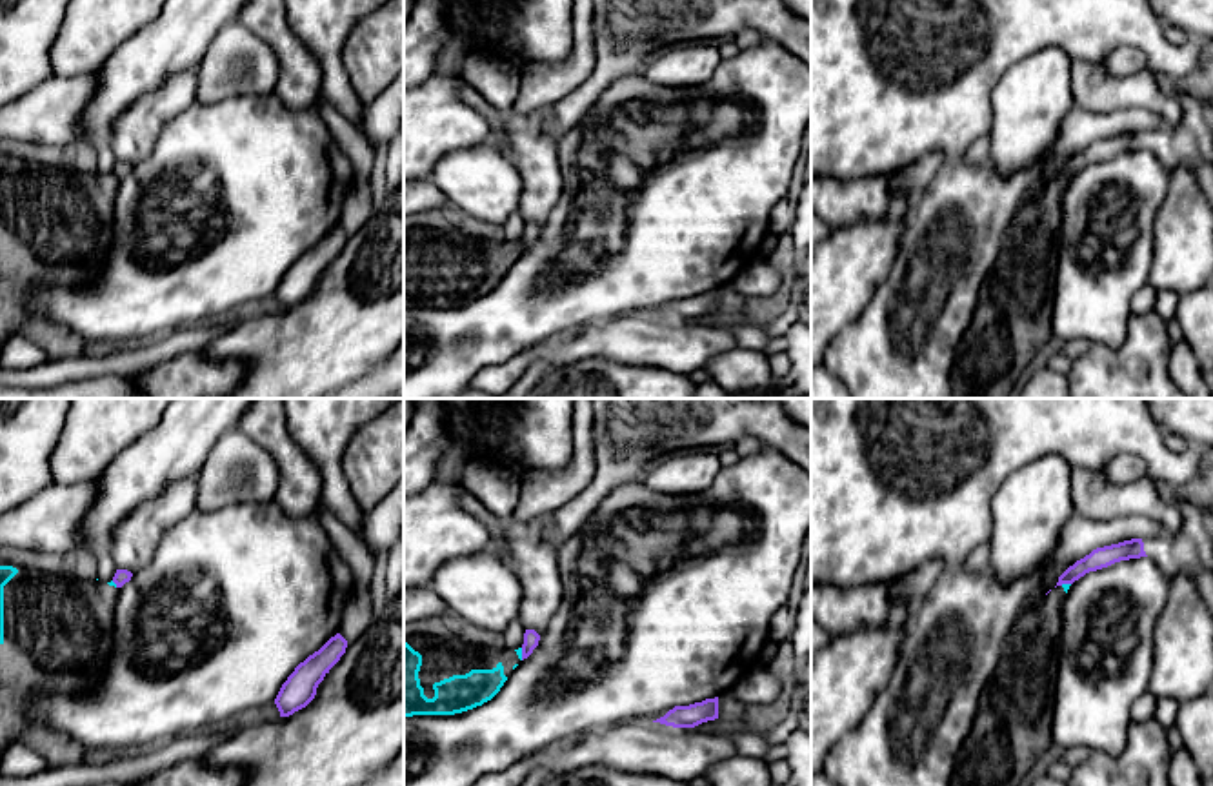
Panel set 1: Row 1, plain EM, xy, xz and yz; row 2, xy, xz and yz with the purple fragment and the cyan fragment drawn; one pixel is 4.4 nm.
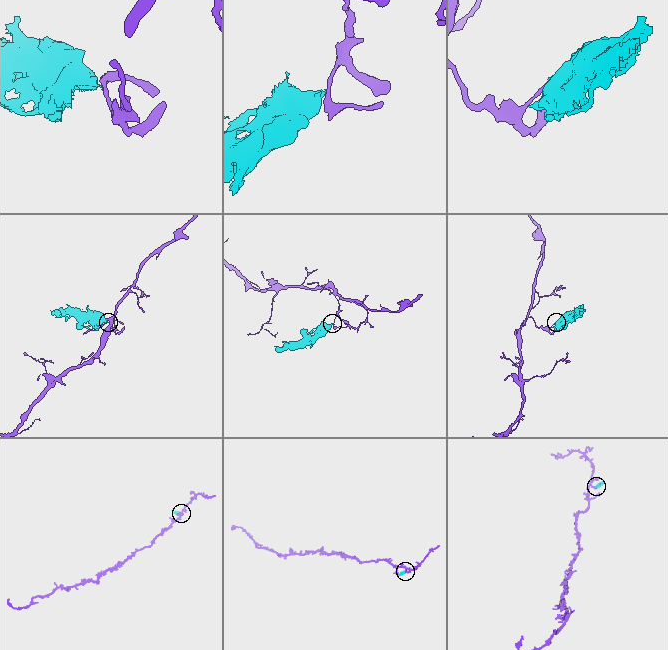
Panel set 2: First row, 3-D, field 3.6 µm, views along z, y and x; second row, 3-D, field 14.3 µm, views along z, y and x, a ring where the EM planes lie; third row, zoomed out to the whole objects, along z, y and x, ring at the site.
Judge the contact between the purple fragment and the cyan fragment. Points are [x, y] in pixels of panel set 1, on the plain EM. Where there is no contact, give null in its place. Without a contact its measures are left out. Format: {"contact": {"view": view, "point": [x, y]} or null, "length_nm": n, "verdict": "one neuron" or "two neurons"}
{"contact": {"view": "xz", "point": [522, 246]}, "length_nm": 60, "verdict": "two neurons"}

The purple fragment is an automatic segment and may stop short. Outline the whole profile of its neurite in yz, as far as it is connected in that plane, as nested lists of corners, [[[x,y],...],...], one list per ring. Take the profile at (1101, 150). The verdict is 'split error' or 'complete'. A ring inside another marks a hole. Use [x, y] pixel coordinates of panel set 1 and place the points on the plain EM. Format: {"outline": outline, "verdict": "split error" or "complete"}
{"outline": [[[1131,131],[1131,133],[1124,133],[1118,136],[1097,140],[1089,147],[1086,147],[1084,151],[1077,153],[1073,158],[1069,158],[1058,169],[1057,178],[1073,176],[1075,173],[1078,173],[1080,169],[1084,169],[1089,164],[1097,164],[1097,162],[1108,160],[1115,155],[1140,151],[1140,149],[1148,149],[1144,144],[1142,131]]], "verdict": "complete"}

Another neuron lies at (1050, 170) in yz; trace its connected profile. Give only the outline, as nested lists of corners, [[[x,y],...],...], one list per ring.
[[[1057,156],[1049,162],[1046,162],[1037,176],[1037,180],[1024,191],[1024,195],[1018,198],[1015,215],[1018,215],[1024,207],[1037,202],[1049,182],[1053,182],[1058,175],[1058,169],[1073,156]]]

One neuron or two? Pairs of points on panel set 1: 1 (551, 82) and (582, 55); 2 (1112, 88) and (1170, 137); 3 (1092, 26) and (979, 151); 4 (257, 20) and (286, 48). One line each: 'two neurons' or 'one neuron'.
1: one neuron
2: two neurons
3: two neurons
4: one neuron

